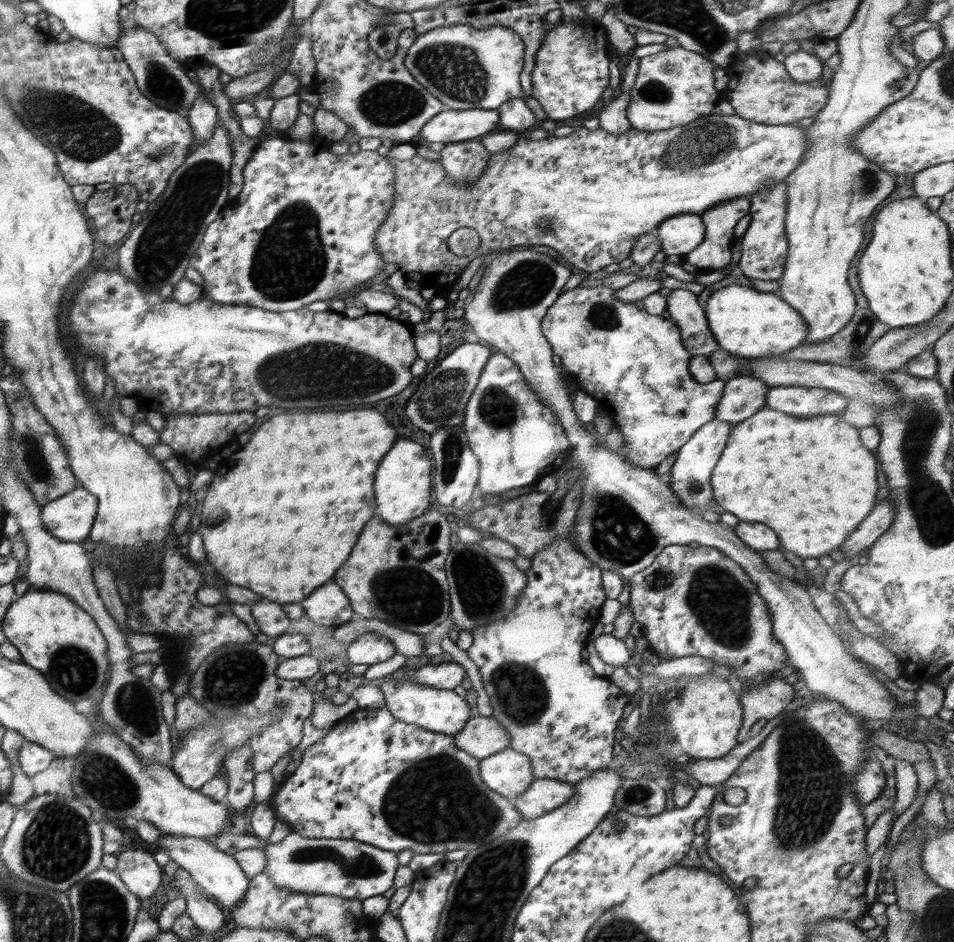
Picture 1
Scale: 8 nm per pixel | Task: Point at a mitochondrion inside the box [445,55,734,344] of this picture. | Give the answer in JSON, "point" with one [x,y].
{"point":[527,283]}

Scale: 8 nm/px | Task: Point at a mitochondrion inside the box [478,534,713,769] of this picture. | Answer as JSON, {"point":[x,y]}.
{"point":[523,696]}

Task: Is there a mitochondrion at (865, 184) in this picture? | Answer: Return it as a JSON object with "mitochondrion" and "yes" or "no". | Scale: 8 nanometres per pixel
{"mitochondrion":"yes"}

